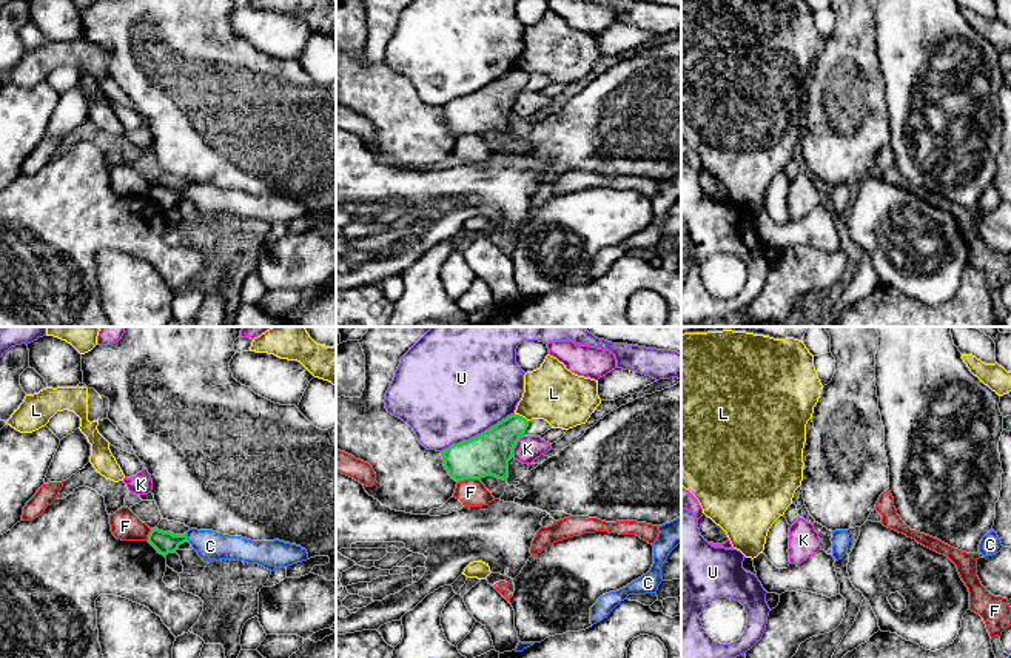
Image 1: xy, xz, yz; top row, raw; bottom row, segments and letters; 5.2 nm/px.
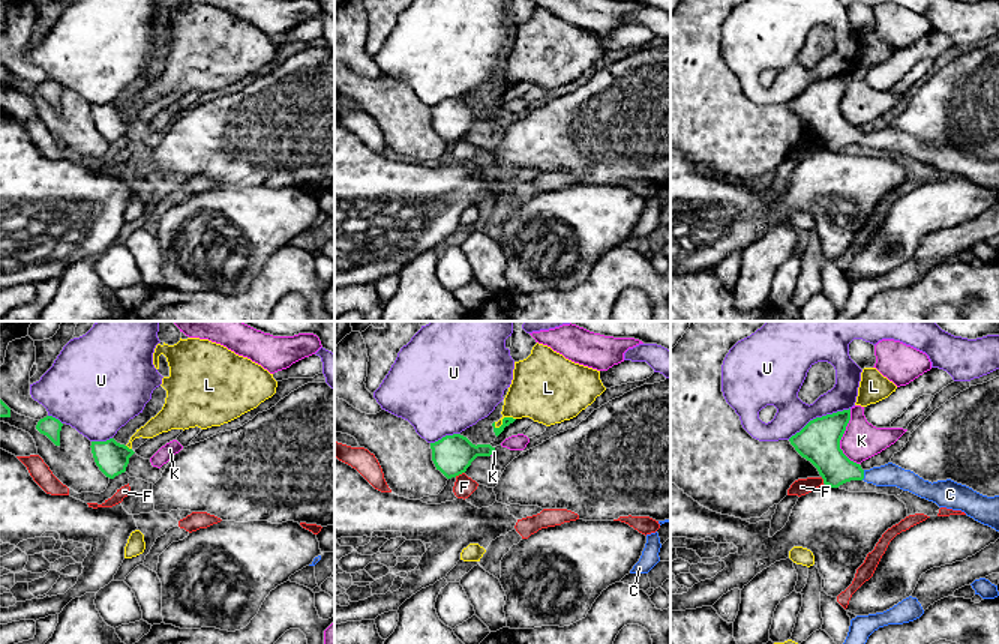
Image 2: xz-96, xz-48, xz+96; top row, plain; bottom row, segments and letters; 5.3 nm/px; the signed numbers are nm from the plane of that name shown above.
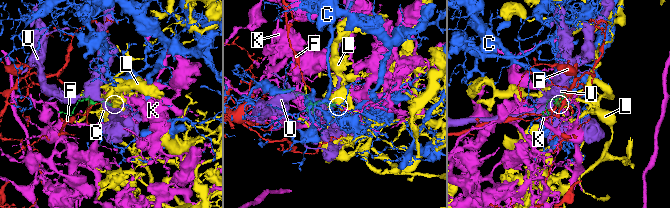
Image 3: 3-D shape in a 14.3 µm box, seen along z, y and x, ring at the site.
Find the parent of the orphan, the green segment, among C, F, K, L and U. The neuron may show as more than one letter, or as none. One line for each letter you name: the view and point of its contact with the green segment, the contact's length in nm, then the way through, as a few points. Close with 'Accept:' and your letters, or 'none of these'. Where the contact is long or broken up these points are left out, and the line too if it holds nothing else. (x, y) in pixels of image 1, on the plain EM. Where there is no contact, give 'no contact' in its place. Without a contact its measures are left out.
C: contact xy (187, 193); length 50 nm; way xy (165, 198), (187, 193), (198, 193), (210, 201)
Accept: C

